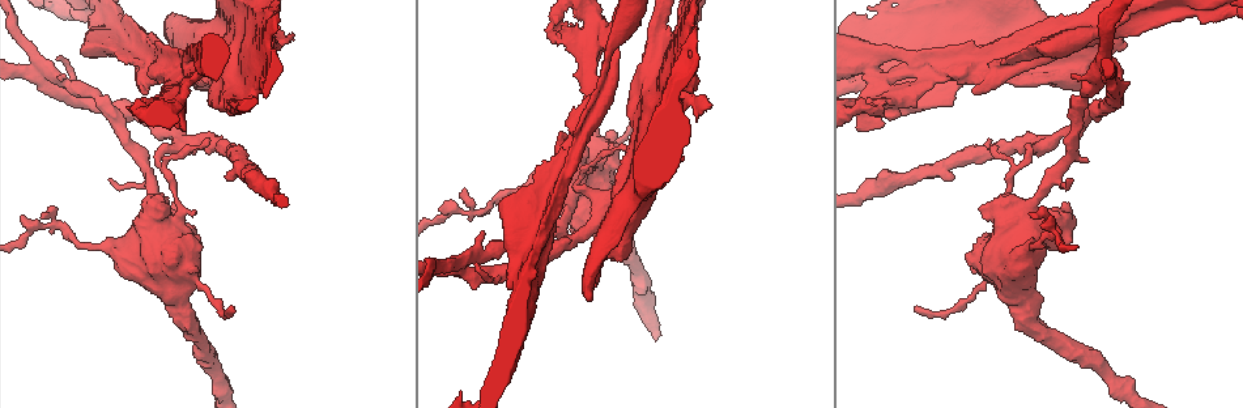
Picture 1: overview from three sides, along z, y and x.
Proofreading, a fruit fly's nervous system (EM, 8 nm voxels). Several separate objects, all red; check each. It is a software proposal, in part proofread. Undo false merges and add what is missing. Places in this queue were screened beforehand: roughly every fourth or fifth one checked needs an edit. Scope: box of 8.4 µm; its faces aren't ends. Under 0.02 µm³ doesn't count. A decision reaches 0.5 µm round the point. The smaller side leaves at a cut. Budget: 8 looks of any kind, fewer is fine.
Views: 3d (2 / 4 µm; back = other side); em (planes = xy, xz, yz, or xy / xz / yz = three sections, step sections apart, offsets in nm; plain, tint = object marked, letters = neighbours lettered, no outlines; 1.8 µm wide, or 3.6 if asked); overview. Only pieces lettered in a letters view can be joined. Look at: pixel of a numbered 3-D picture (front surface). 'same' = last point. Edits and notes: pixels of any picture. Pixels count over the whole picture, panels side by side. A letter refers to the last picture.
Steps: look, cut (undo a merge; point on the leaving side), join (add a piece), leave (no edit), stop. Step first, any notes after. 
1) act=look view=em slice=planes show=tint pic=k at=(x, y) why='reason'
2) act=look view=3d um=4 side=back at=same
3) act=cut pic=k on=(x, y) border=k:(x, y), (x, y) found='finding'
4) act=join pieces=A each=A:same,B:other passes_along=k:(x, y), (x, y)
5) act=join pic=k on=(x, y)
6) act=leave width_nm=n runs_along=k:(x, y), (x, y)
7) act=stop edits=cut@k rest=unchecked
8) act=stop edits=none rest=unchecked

act=look view=em slice=planes show=letters pic=1 at=(280, 26) why='branch stops here'

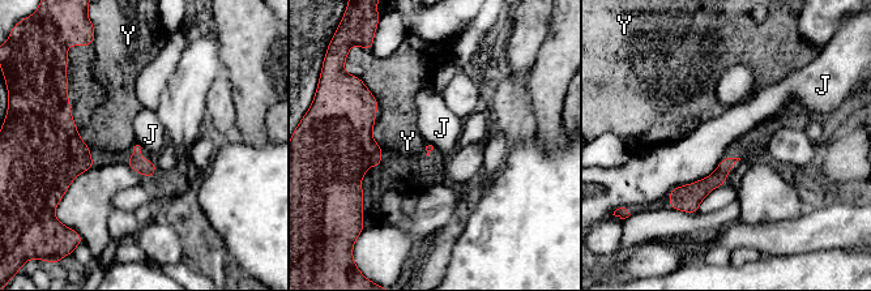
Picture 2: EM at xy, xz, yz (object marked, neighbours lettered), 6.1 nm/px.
act=leave each=J:other,Y:other runs_along=2:(731, 161), (687, 199), (673, 200) found='none of them fits'

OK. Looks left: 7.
act=look view=3d um=4 pic=1 at=(1122, 49) why='free end'

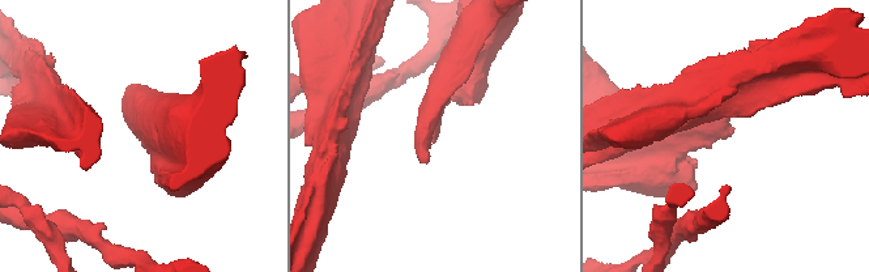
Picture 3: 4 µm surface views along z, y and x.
act=look view=em slice=xy step=4 show=letters pic=3 at=(731, 134) why='shape alone is not enough'

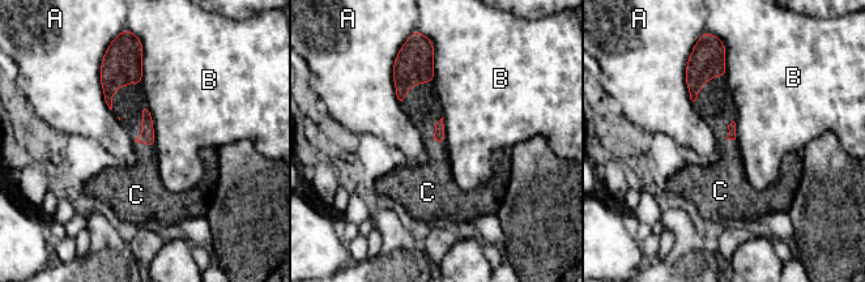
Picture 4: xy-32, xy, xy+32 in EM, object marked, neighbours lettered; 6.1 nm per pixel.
act=join pieces=C each=A:other,B:other,C:same found='the neuron continues'

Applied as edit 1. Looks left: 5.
act=look view=overview why='see it whole again'

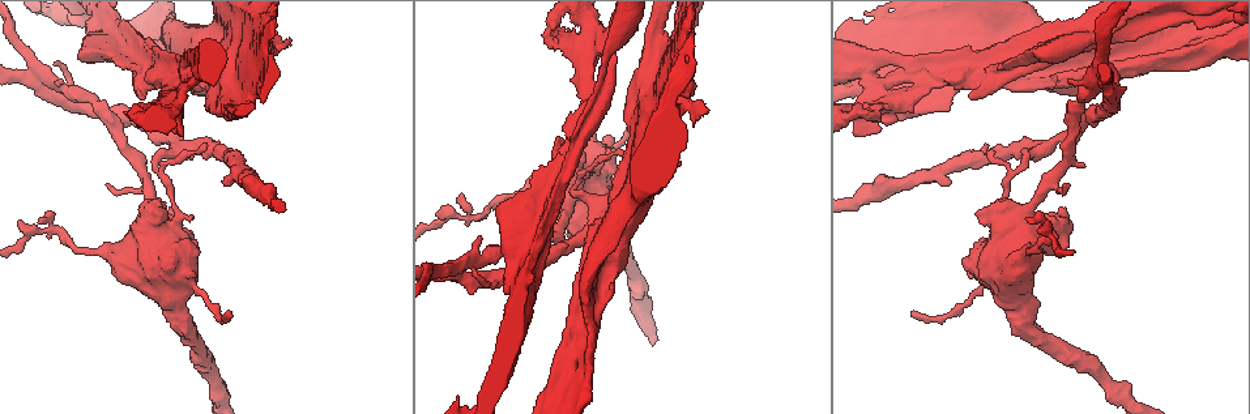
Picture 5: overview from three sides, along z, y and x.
act=look view=em slice=planes show=tint pic=5 at=(1092, 71) why='three arms meet'

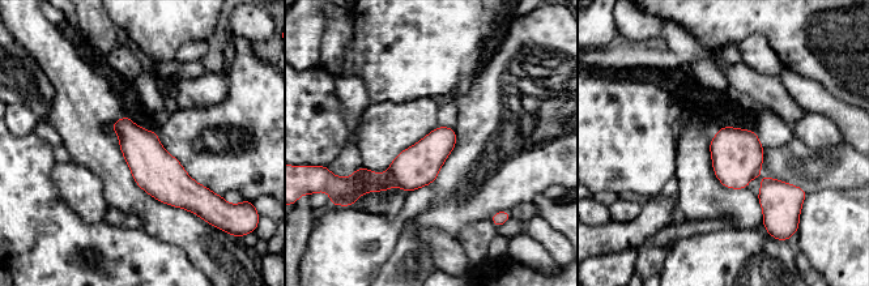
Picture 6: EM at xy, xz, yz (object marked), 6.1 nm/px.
act=look view=em slice=planes show=letters at=same

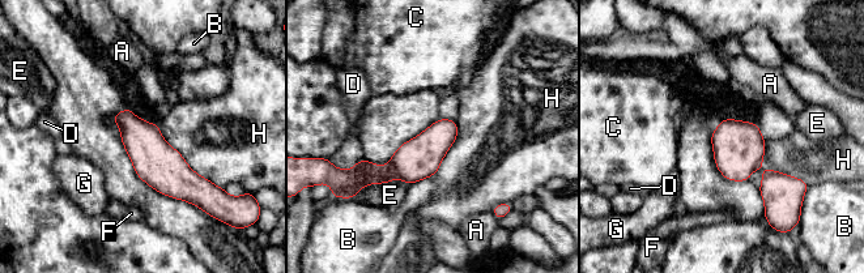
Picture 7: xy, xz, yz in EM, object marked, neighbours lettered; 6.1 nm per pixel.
act=cut pic=7 on=(364, 173) width_nm=260 longest_contact=H:550nm each=A:other,B:other,C:other,D:other,E:other,F:other,G:other,H:other found='a second neuron is stuck on'

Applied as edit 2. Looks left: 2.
act=stop edits=join@4,cut@7 rest=unchecked

